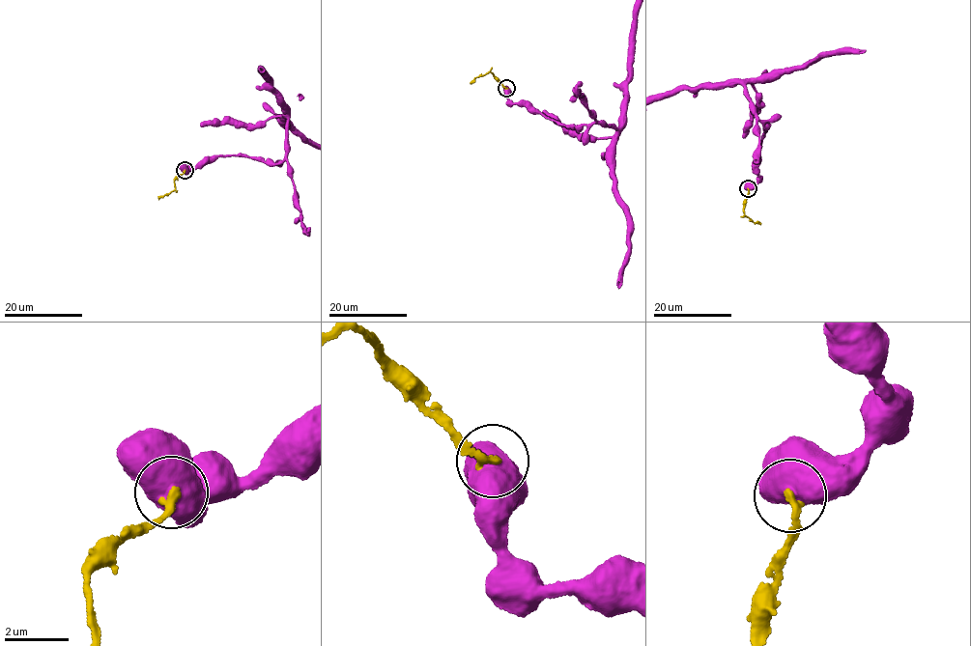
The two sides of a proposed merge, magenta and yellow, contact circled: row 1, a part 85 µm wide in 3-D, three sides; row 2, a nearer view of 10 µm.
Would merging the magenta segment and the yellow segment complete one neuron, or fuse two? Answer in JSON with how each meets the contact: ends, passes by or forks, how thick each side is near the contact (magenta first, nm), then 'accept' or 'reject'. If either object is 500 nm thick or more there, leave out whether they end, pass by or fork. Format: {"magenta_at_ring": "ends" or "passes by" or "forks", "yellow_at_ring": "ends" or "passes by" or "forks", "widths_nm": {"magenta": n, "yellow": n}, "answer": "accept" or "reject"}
{"widths_nm": {"magenta": 750, "yellow": 220}, "answer": "reject"}

